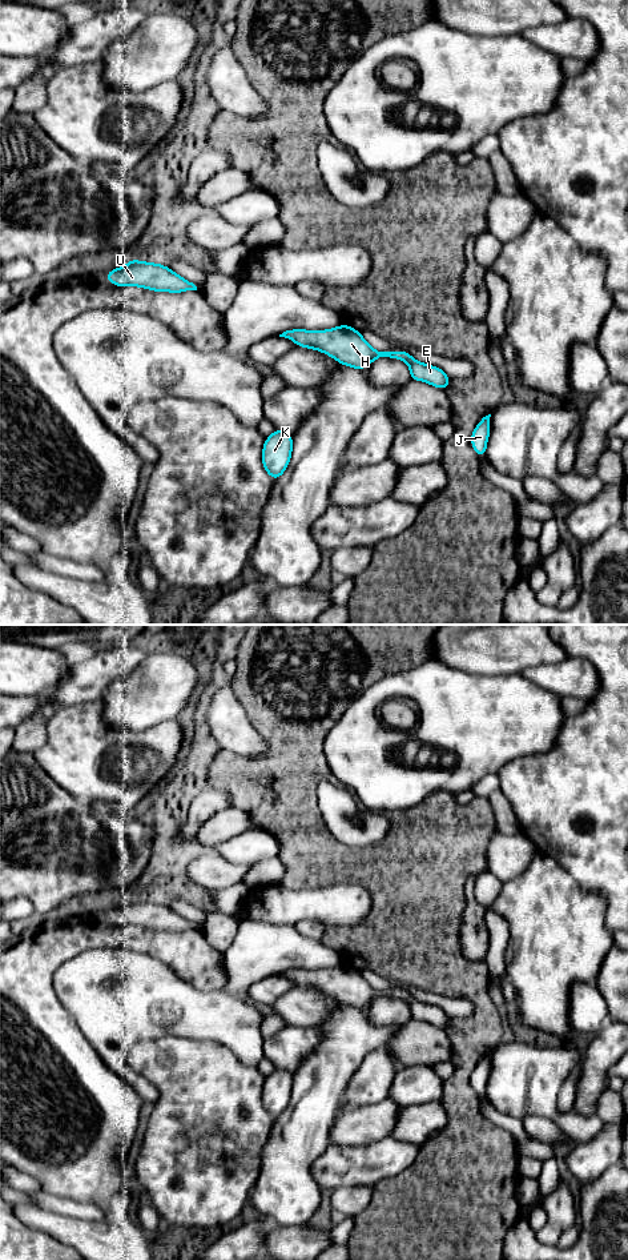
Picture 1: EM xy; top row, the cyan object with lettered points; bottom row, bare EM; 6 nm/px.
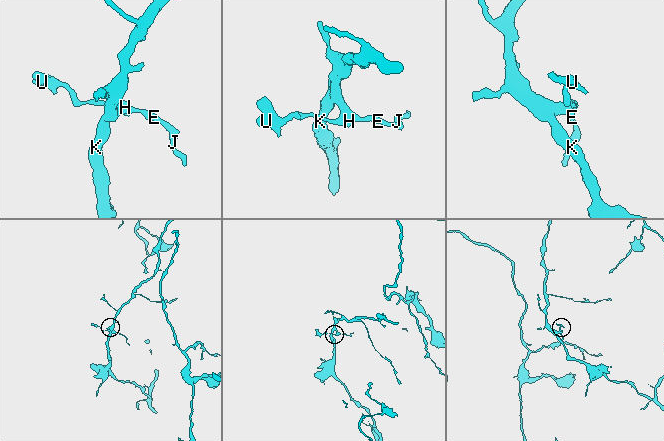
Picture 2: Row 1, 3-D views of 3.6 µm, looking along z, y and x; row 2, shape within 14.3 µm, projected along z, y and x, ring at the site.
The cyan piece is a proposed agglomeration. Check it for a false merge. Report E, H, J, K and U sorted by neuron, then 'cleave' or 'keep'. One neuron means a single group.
E H J K U | keep

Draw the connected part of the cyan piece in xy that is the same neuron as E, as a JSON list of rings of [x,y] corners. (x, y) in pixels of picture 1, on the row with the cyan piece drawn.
[[[343,324],[327,330],[290,329],[279,334],[297,346],[315,349],[337,360],[337,362],[363,370],[377,358],[390,357],[406,361],[410,380],[423,381],[439,389],[447,389],[451,378],[438,366],[416,361],[404,350],[378,352],[361,336],[359,330]]]

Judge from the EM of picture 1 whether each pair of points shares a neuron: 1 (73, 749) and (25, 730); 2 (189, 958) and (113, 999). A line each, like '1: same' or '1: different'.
1: different
2: different

